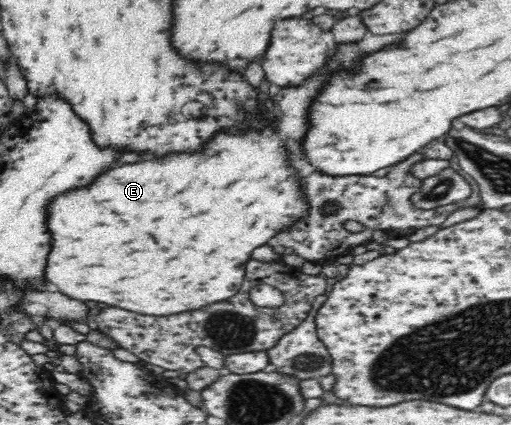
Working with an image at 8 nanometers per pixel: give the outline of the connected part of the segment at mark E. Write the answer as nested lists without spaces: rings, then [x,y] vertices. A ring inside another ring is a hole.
[[[319,74],[301,86],[281,88],[271,98],[279,106],[279,116],[269,120],[261,130],[217,132],[217,138],[209,140],[201,152],[167,154],[155,160],[125,164],[99,176],[89,188],[57,196],[49,208],[53,248],[45,270],[47,282],[75,300],[105,302],[151,316],[197,310],[205,304],[235,296],[241,288],[249,254],[281,230],[308,217],[308,200],[301,192],[291,158],[287,158],[293,156],[287,140],[303,142],[309,106],[327,80],[329,74]]]

